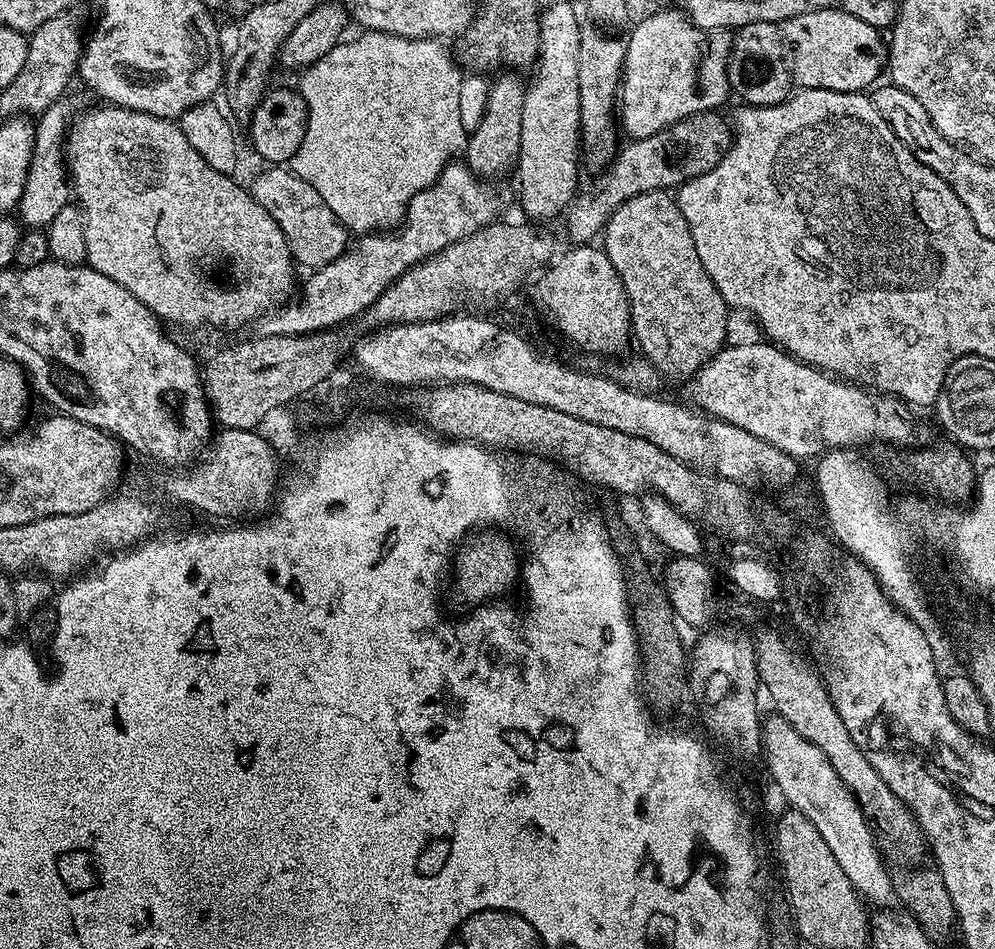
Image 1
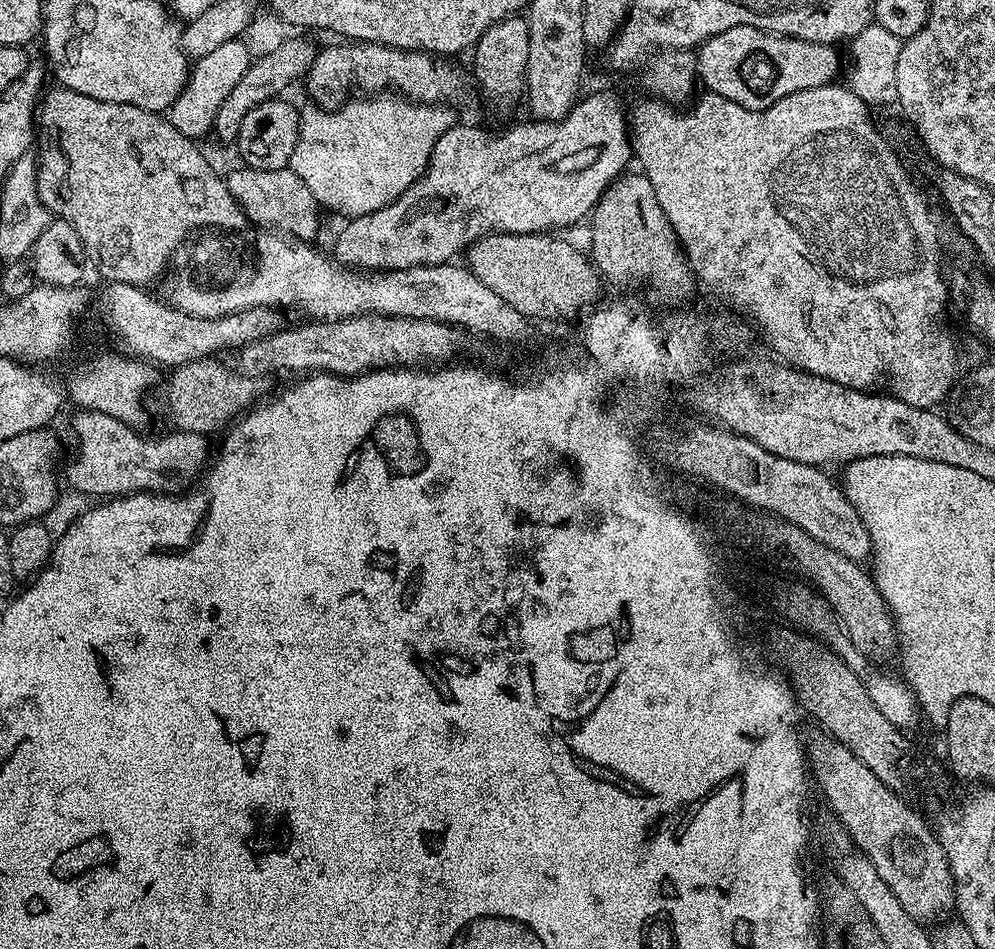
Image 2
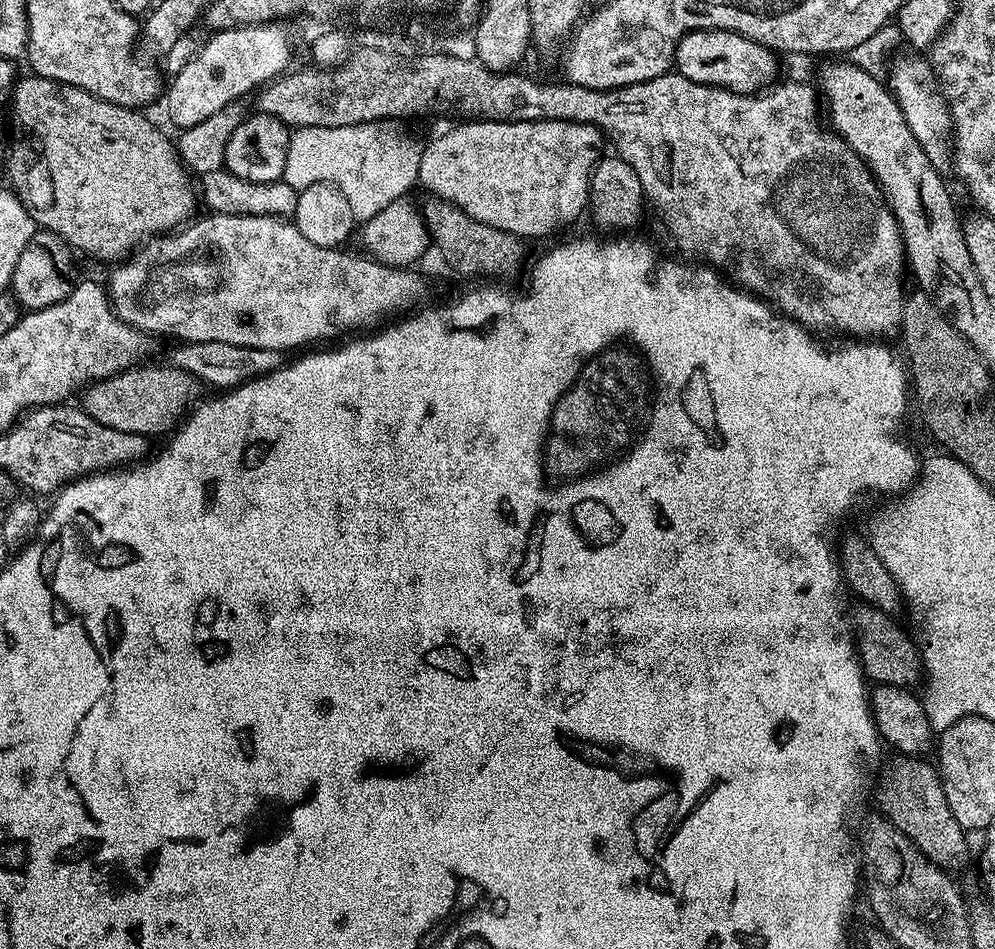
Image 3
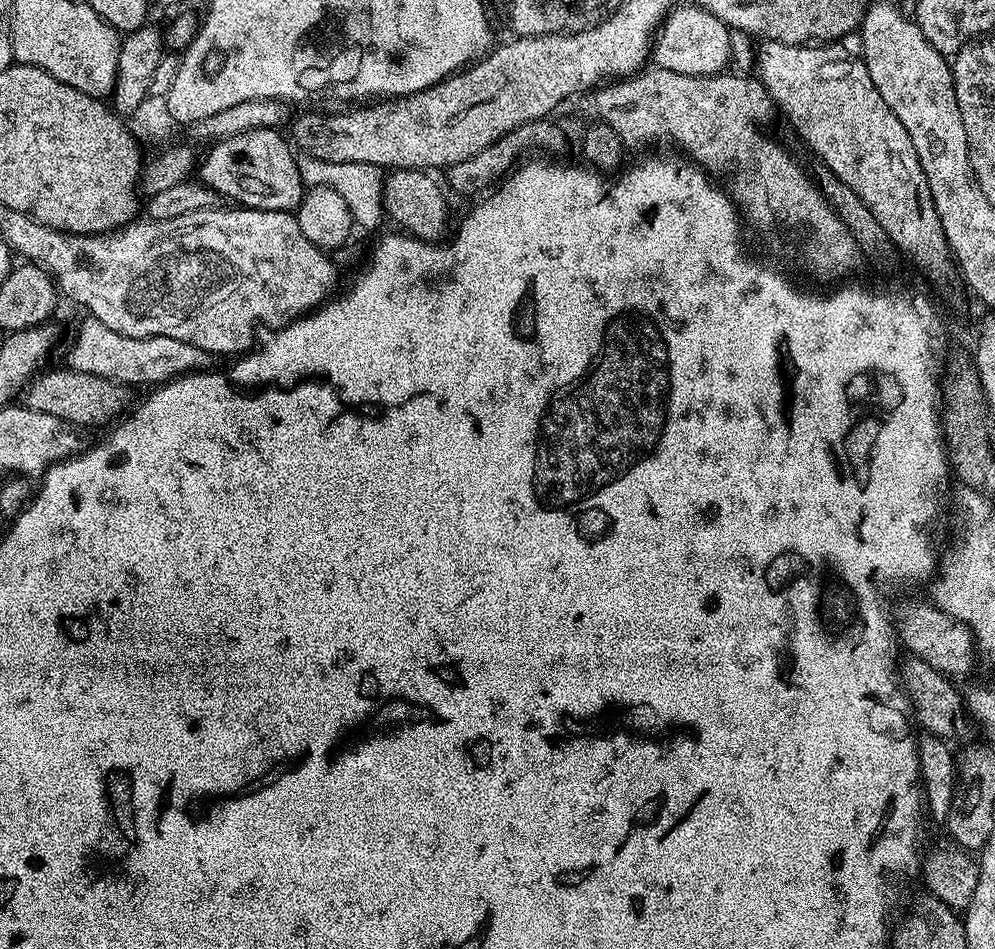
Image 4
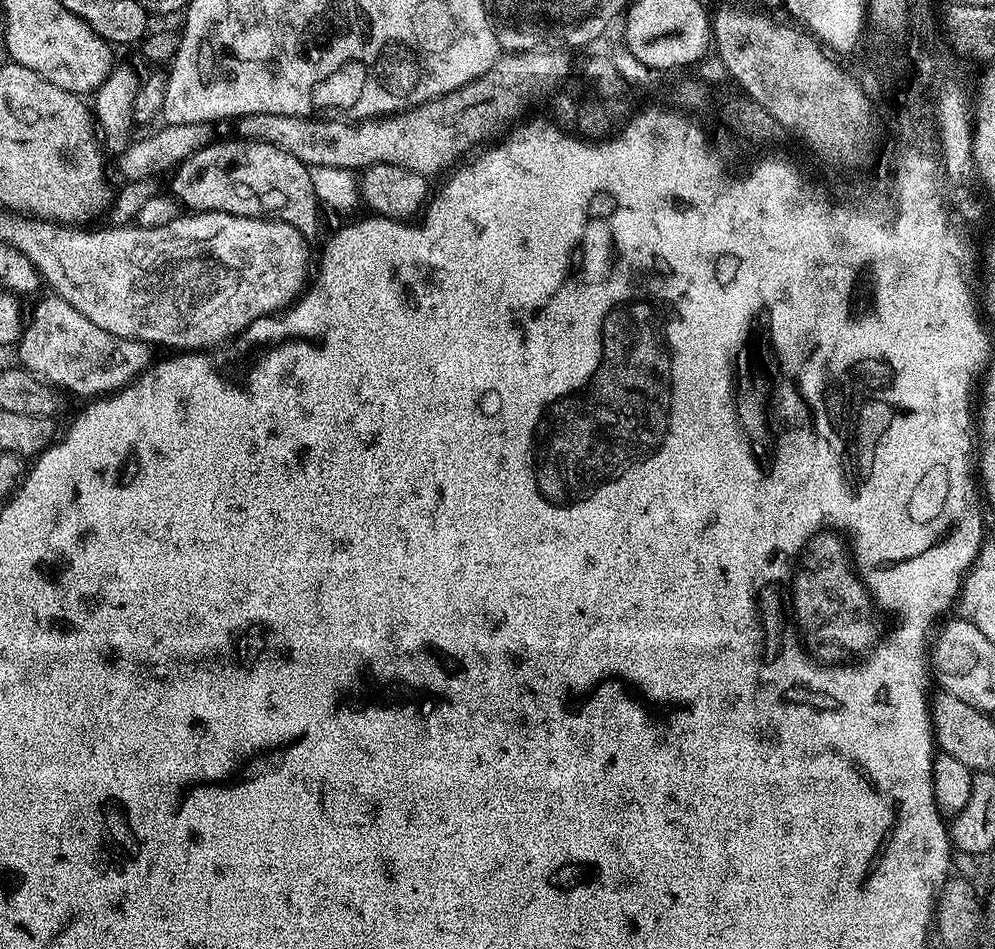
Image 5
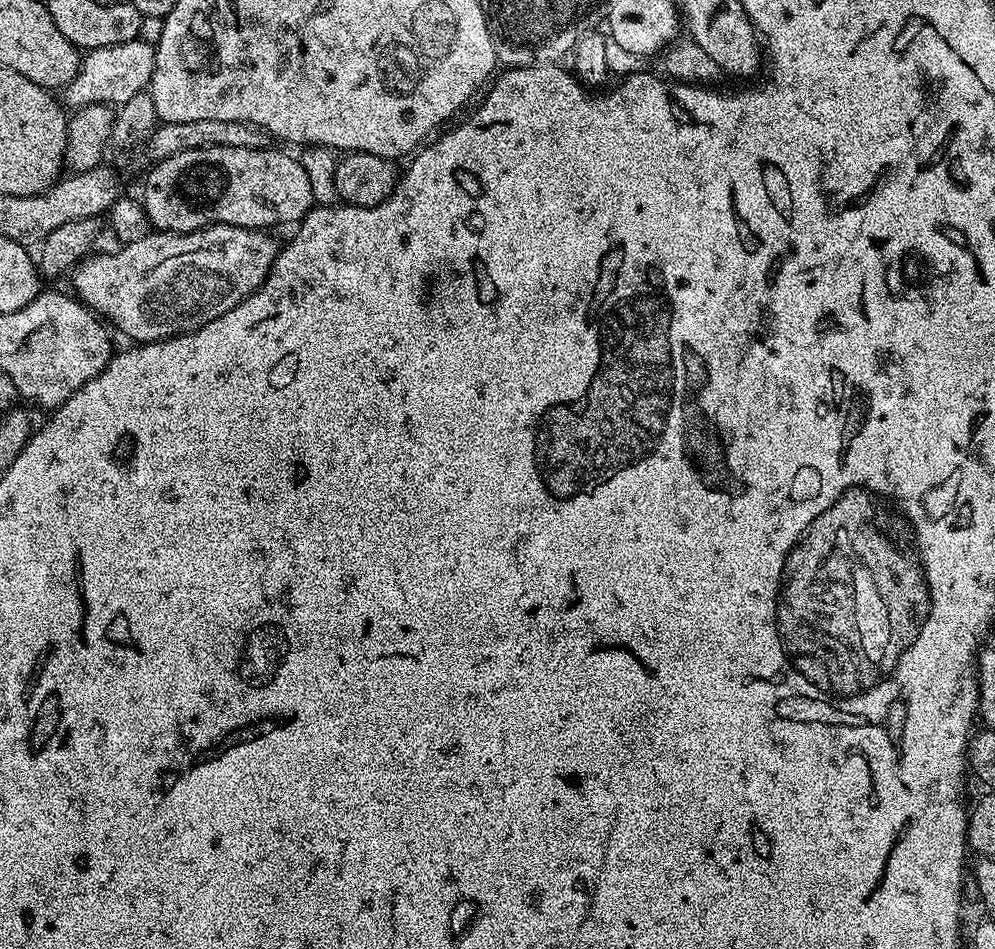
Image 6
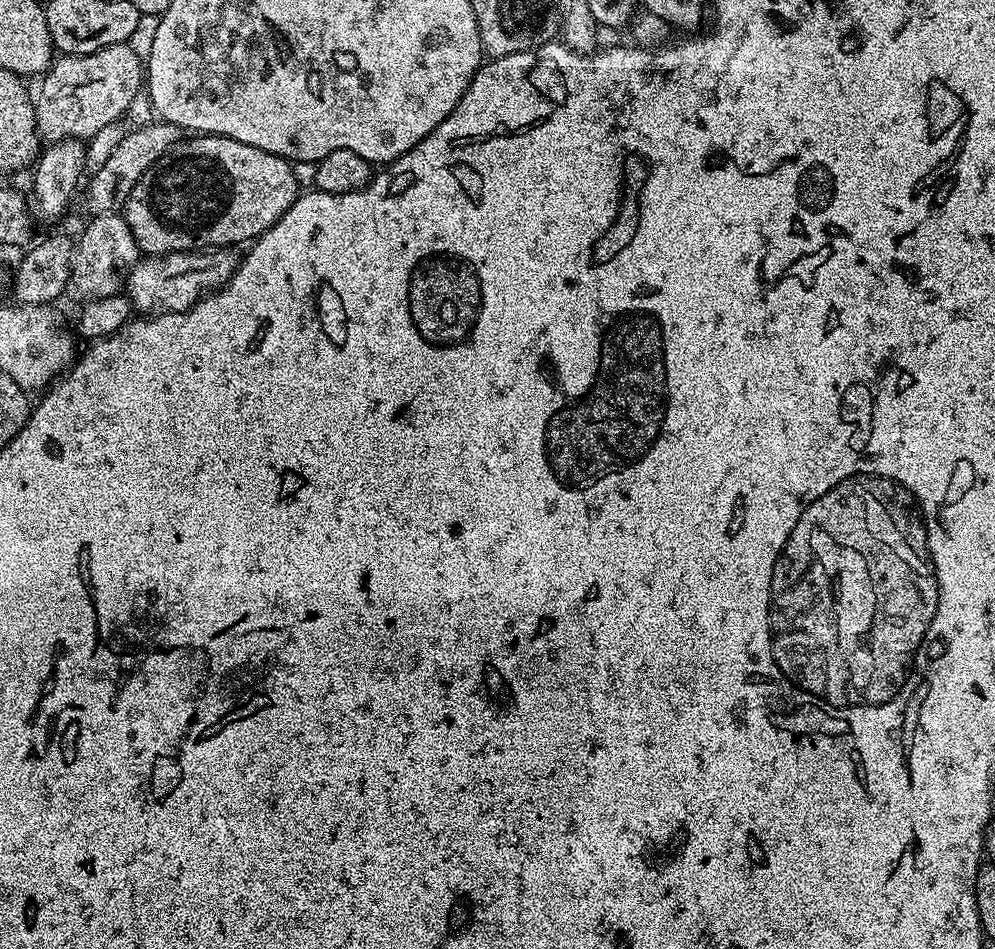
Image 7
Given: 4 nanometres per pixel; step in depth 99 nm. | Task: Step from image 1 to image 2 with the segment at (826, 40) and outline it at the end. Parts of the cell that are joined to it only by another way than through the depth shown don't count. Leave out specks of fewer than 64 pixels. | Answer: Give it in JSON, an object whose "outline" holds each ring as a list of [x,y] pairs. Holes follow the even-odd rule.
{"outline":[[[734,26],[699,45],[695,53],[696,74],[707,91],[730,98],[730,102],[738,102],[746,110],[760,112],[798,90],[833,83],[840,68],[836,51],[830,44],[777,36],[752,26]]]}

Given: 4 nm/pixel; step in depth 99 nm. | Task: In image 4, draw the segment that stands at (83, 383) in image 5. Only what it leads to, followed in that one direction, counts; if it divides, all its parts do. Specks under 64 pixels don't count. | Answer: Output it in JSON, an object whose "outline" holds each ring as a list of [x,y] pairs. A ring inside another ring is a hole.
{"outline":[[[84,318],[76,337],[72,340],[67,367],[74,372],[112,380],[116,384],[159,386],[180,376],[190,376],[194,372],[211,369],[212,360],[214,360],[213,353],[202,350],[190,342],[178,342],[178,338],[161,336],[130,338],[126,334],[110,330],[110,326],[102,326],[102,322]]]}

